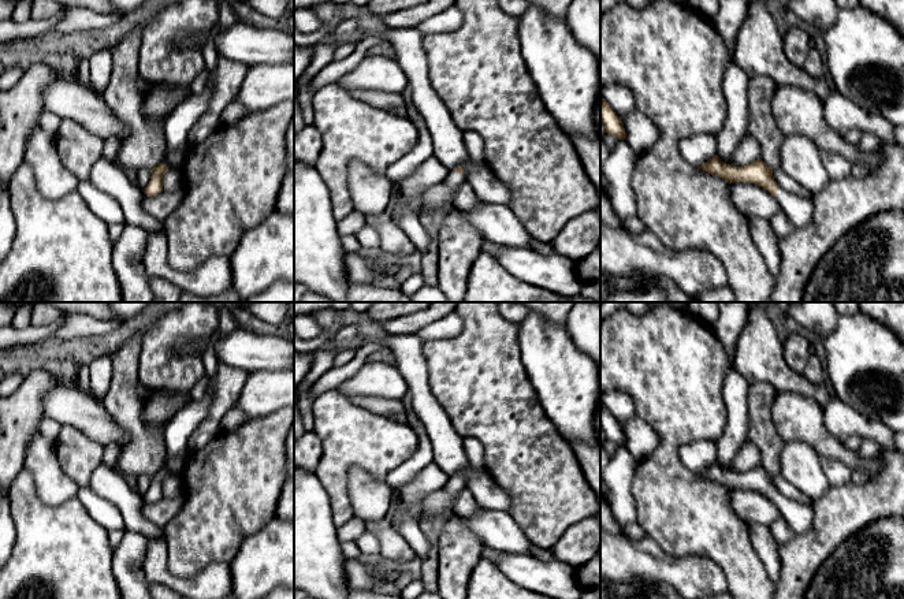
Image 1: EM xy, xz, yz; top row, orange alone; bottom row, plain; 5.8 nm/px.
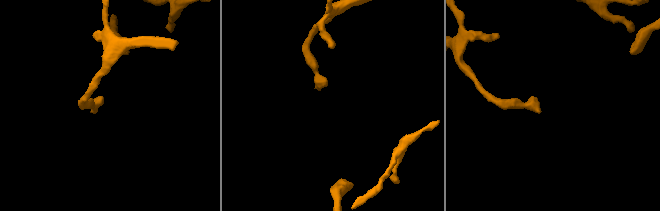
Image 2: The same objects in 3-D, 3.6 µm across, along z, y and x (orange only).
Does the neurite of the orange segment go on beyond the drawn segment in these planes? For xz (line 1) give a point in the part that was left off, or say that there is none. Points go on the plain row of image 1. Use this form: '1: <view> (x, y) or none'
1: xz (441, 503)

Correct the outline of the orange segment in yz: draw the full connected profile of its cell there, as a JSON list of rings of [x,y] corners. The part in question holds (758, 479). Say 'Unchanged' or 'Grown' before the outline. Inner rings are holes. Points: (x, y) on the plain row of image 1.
Grown. [[[715,461],[706,470],[700,472],[700,475],[711,481],[725,485],[729,491],[734,488],[748,488],[763,494],[781,510],[782,517],[796,535],[803,535],[812,527],[812,506],[795,502],[781,495],[773,484],[773,475],[770,475],[762,465],[744,473],[736,473],[733,470],[722,469]]]

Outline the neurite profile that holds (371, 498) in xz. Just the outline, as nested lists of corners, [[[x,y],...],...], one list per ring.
[[[362,469],[349,472],[349,496],[354,516],[365,522],[383,518],[391,506],[394,490]]]

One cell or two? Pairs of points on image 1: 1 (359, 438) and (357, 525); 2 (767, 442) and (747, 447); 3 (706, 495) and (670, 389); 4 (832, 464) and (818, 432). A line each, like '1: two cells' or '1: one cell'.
1: two cells
2: two cells
3: one cell
4: two cells

